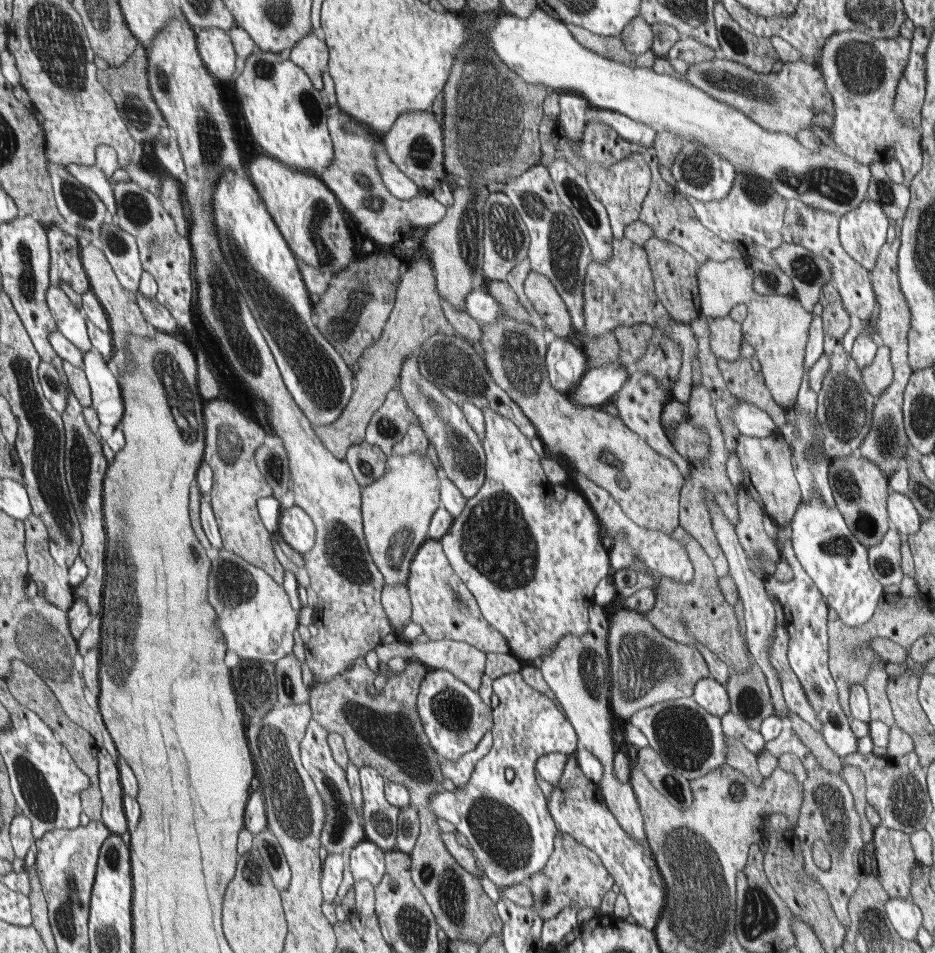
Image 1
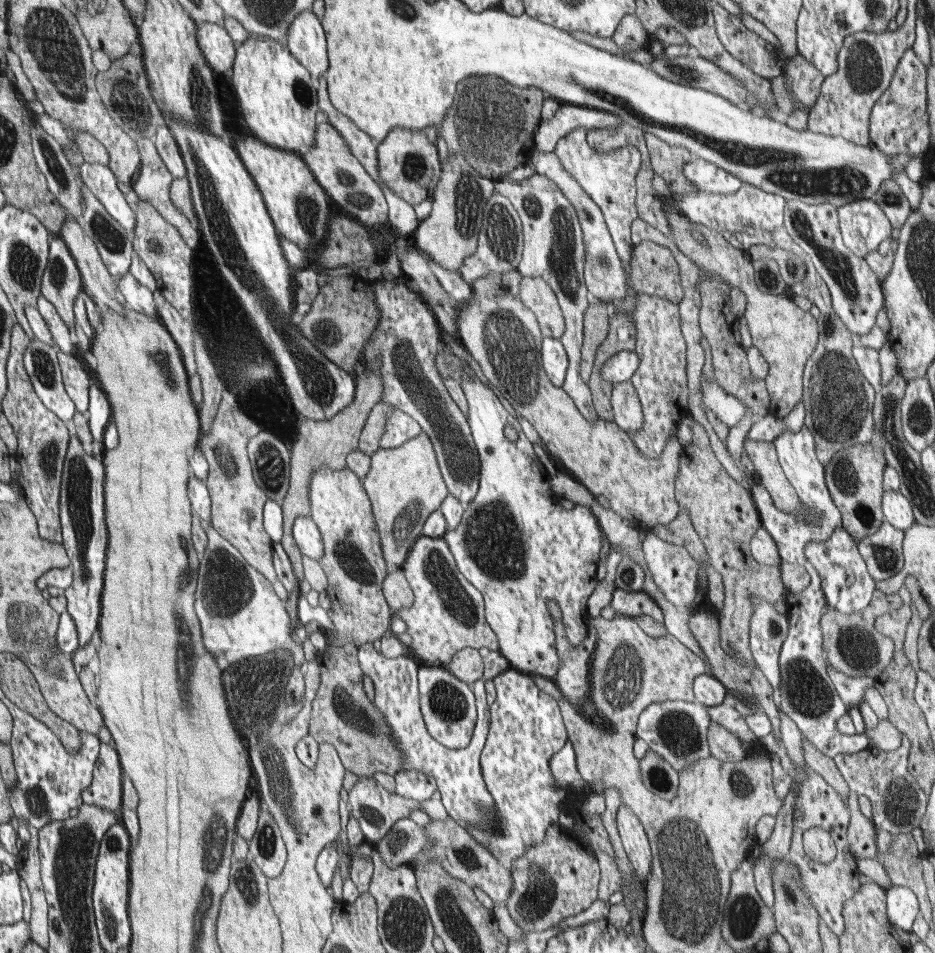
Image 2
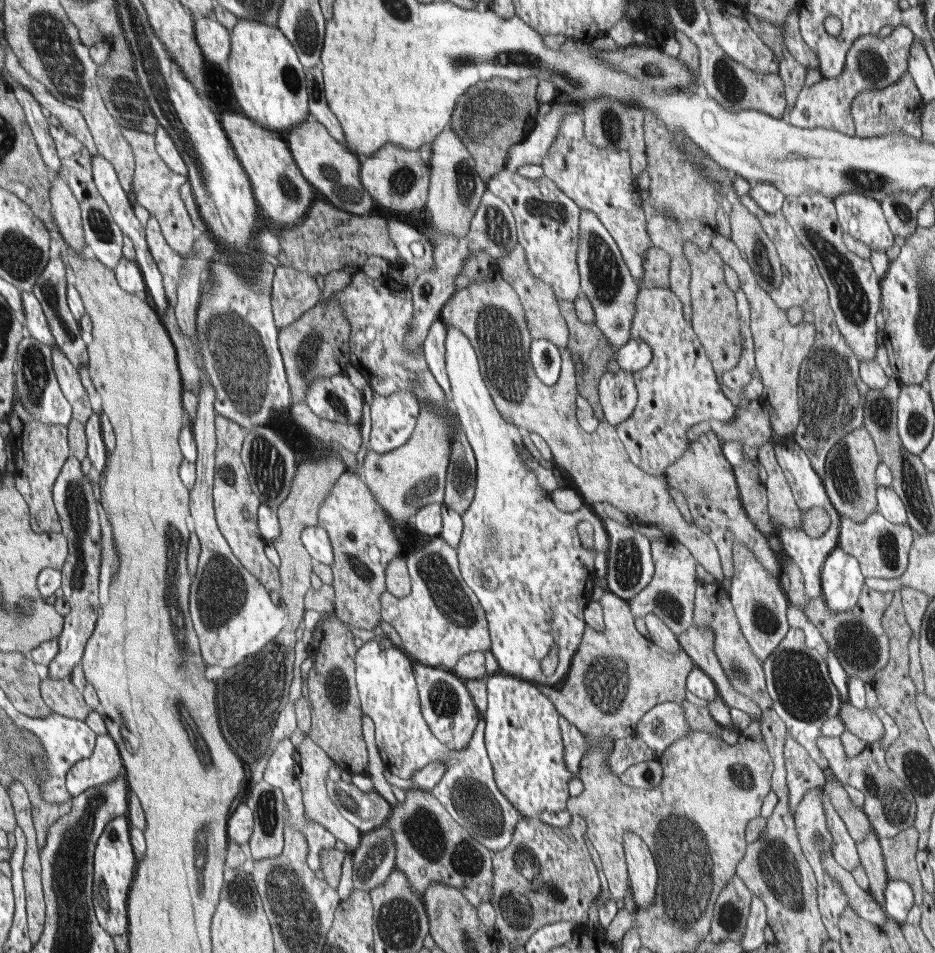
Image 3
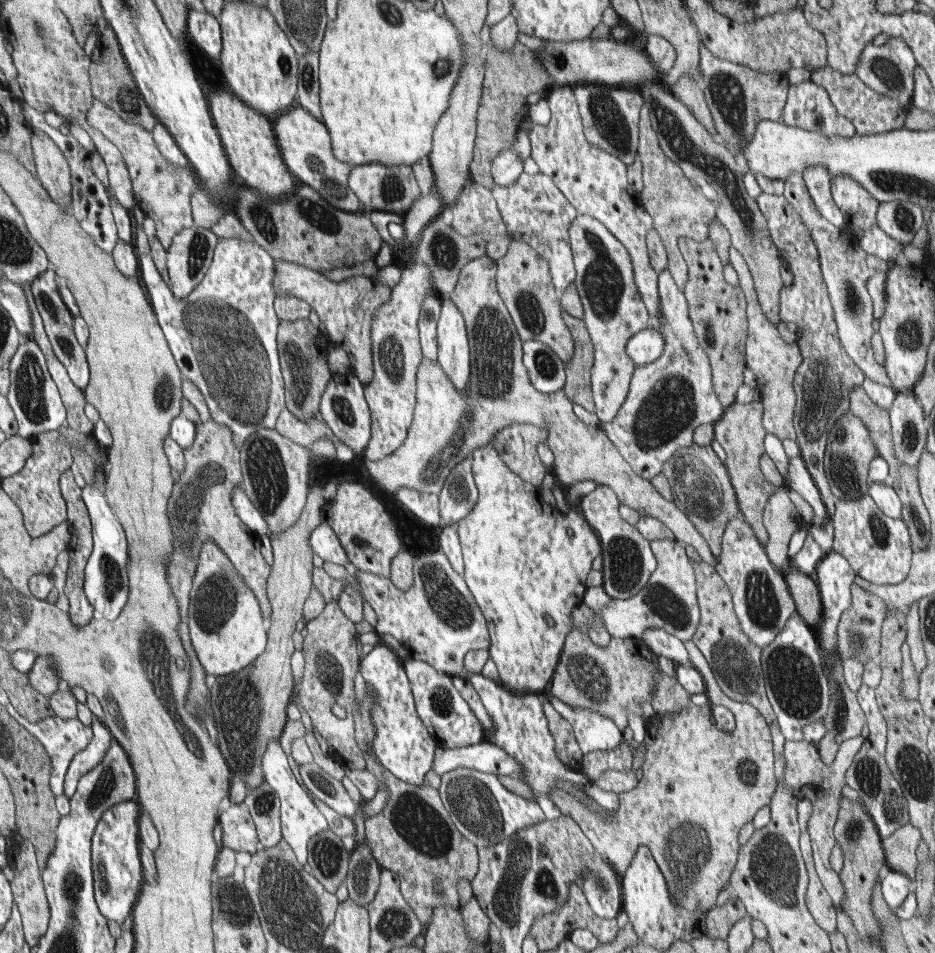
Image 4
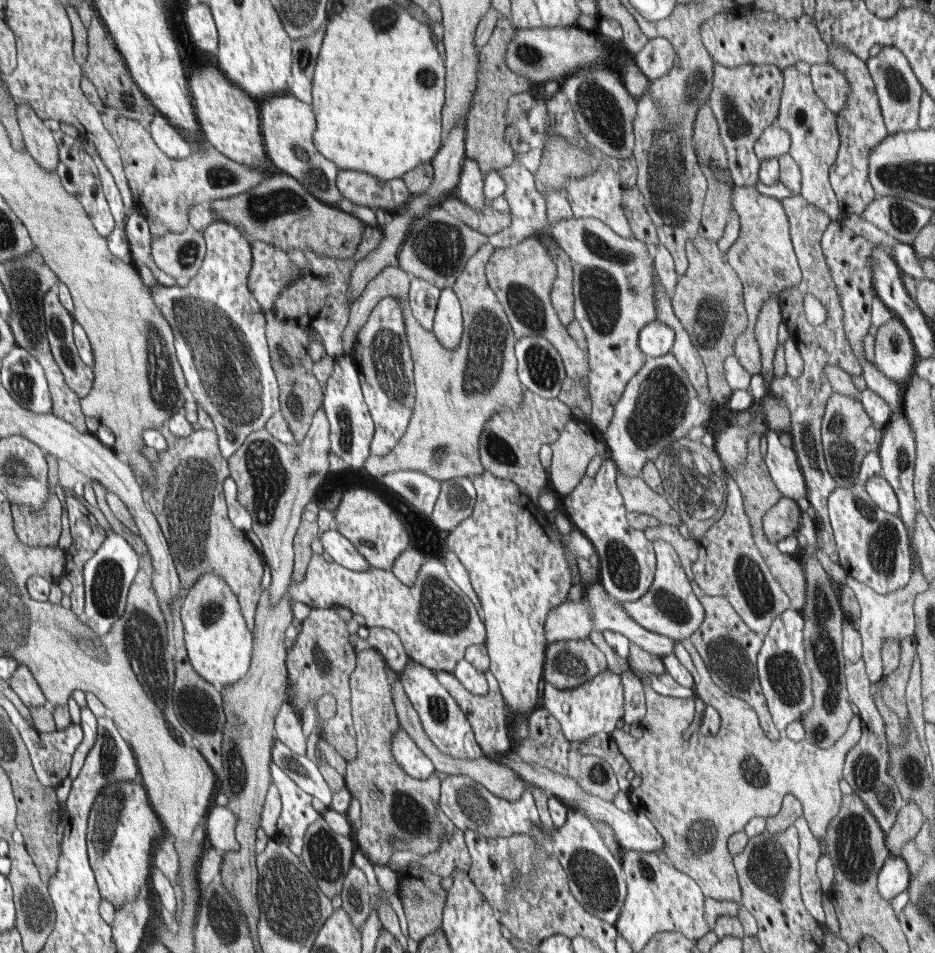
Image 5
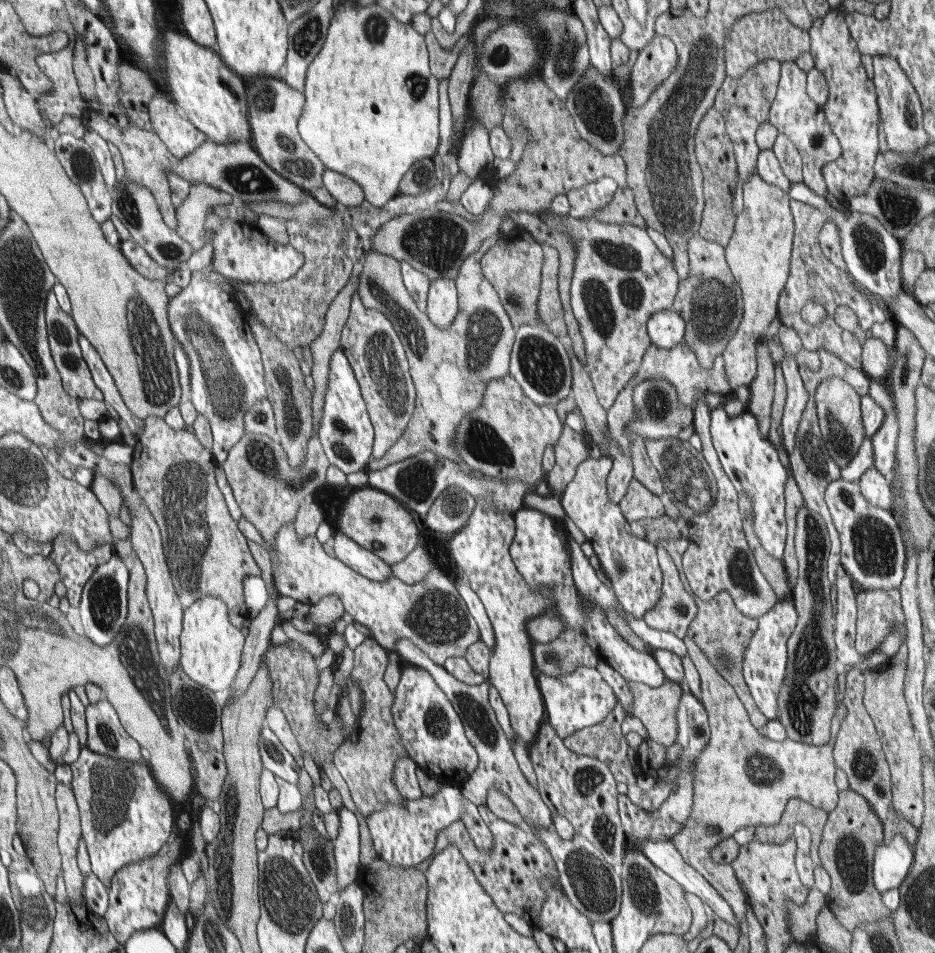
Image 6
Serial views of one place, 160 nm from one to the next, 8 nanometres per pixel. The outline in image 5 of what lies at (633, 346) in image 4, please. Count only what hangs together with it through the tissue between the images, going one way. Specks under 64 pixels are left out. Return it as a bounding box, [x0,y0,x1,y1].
[638,319,675,357]

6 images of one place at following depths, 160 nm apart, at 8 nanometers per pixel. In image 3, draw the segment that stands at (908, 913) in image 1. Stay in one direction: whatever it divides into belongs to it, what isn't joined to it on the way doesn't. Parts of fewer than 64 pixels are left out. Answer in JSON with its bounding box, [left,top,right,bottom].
[884,880,915,925]

